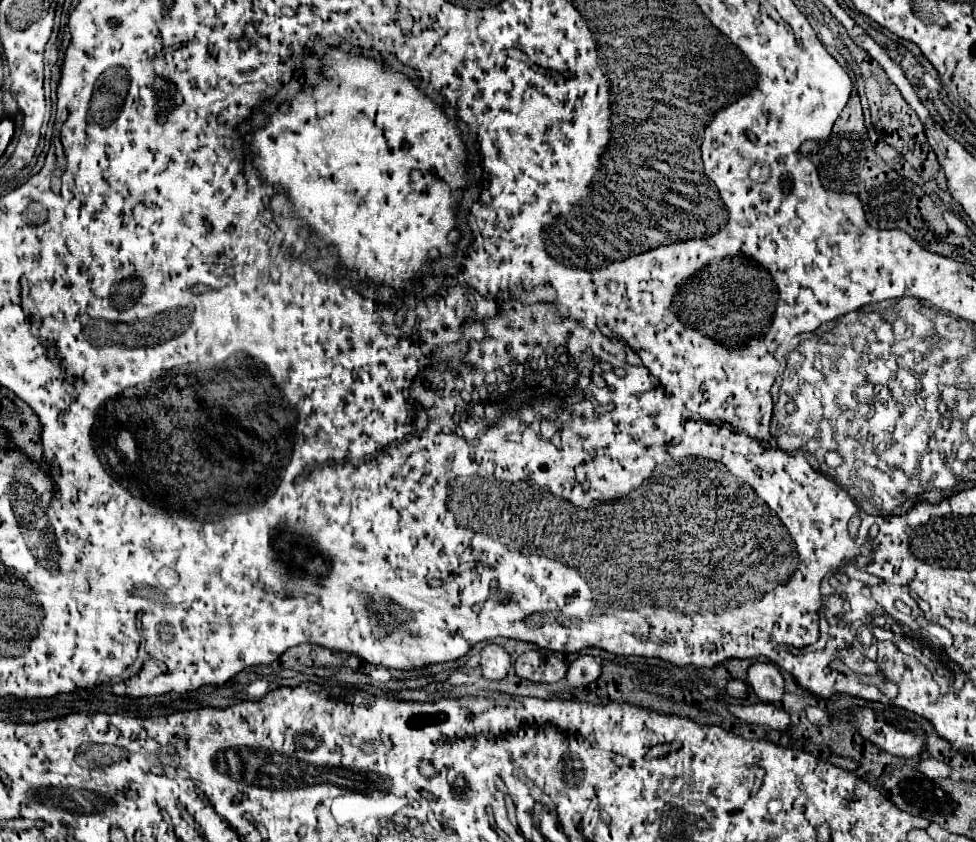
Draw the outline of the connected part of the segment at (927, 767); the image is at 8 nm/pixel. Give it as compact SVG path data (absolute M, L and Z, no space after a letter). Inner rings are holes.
M926 757L926 759L920 759L920 765L918 765L918 771L922 771L922 775L930 777L930 779L942 779L942 777L950 777L952 769L938 761L938 759L932 759L932 757Z

